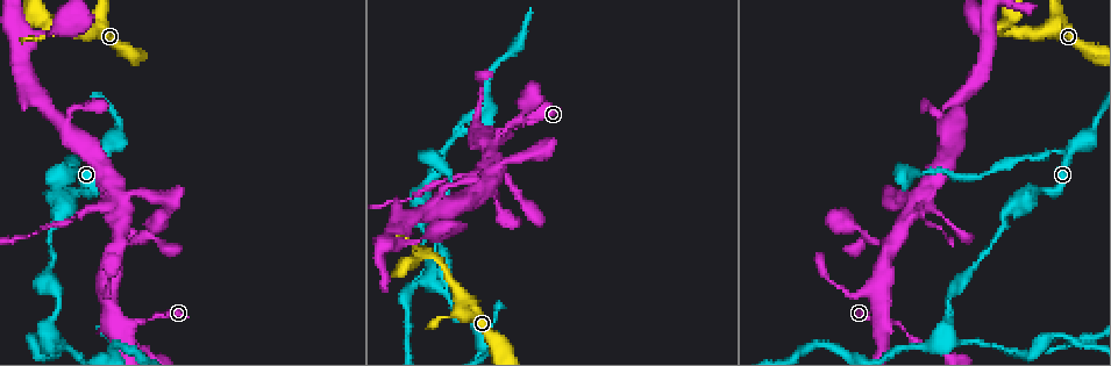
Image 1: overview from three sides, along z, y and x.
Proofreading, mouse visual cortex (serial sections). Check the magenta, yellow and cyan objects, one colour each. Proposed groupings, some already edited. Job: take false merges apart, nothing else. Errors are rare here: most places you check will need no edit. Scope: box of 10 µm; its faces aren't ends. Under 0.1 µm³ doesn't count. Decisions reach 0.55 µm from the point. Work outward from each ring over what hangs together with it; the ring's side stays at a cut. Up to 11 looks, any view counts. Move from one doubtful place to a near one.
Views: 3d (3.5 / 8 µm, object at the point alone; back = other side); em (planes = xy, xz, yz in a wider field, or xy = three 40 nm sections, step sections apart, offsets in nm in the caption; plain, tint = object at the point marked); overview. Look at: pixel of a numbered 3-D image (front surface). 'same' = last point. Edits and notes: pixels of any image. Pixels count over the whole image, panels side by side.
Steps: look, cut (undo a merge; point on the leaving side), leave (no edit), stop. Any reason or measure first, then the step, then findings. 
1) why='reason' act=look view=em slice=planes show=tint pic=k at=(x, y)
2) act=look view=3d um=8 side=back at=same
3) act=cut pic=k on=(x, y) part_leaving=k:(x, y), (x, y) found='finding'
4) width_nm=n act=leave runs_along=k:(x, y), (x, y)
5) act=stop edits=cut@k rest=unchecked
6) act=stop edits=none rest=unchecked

why='sudden change in width' act=look view=3d um=3.5 pic=1 at=(108, 146)

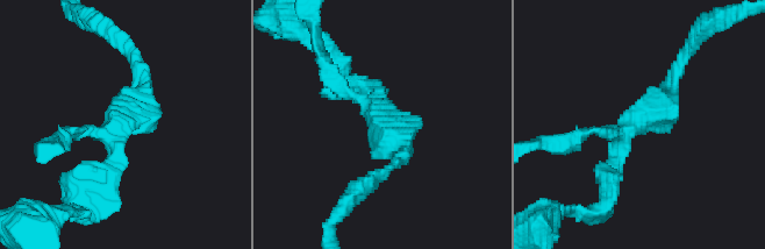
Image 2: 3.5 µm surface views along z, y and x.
arms=3 arm_widths_nm=150,250,250 act=look view=em slice=xy step=1 show=tint pic=2 at=(121, 118)

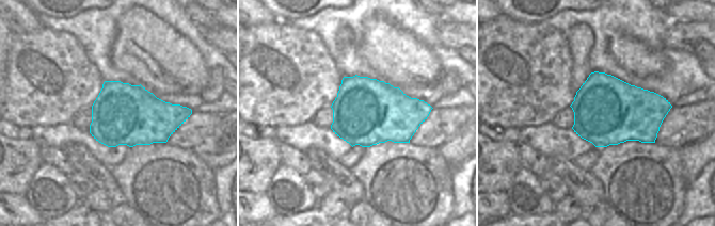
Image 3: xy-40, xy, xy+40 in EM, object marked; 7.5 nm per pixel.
width_nm=500 act=leave runs_along=2:(609, 179), (678, 69) found='continuous, no second cell'

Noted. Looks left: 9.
why='sharp bend' act=look view=3d um=3.5 side=back pic=1 at=(998, 31)

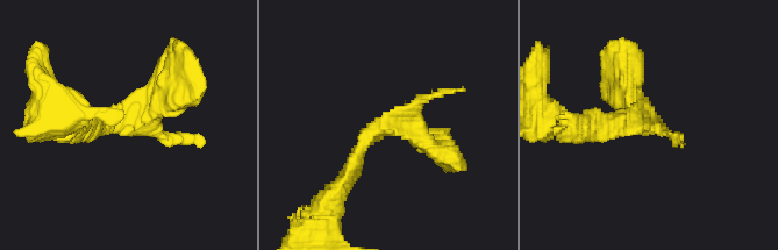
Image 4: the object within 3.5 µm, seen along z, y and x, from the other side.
act=look view=em slice=xy step=2 show=tint pic=4 at=(122, 124)

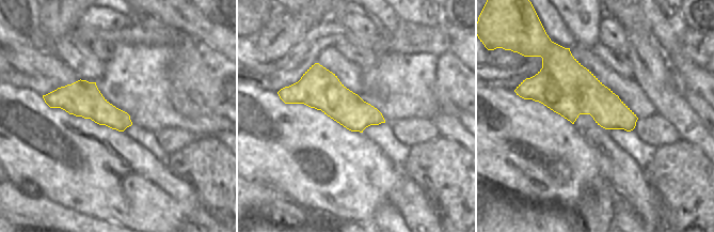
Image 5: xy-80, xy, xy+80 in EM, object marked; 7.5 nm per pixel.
width_nm=260 act=leave runs_along=4:(79, 128), (126, 124), (179, 78) found='all the same cell'

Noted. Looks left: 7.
act=look view=3d um=3.5 pic=1 at=(951, 341)

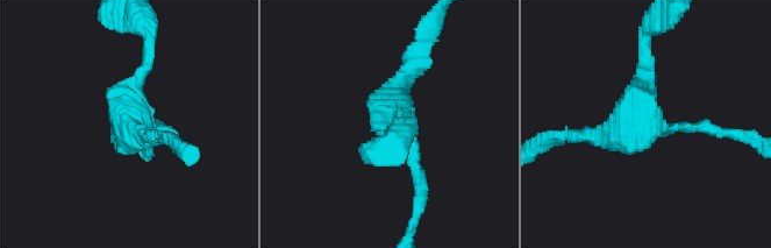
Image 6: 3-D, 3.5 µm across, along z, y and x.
act=look view=em slice=xy step=2 show=tint pic=6 at=(655, 126)

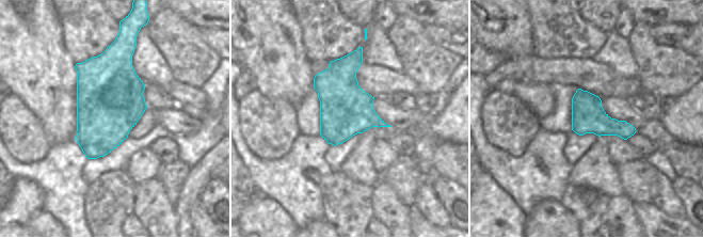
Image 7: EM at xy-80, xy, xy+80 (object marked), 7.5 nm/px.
act=leave runs_along=6:(647, 42), (637, 114), (578, 135) found='one cell here'

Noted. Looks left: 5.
why='a narrow waist' act=look view=3d um=3.5 pic=1 at=(923, 219)

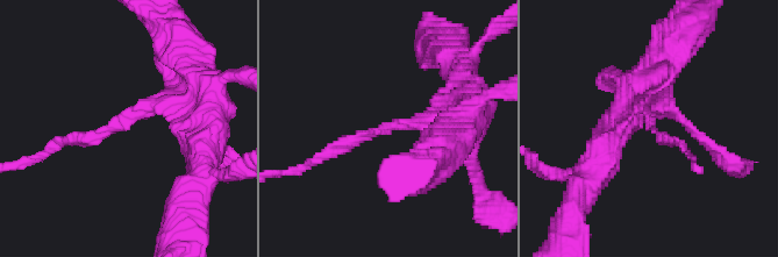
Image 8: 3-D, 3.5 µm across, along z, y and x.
arm_widths_nm=150,200 act=look view=em slice=xy step=1 show=plain pic=8 at=(654, 131)

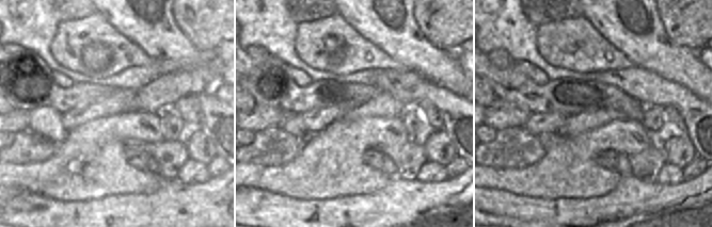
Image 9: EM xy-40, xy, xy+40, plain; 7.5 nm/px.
act=look view=em slice=xy step=1 show=tint at=same

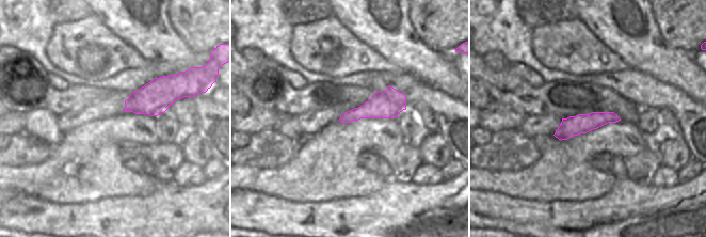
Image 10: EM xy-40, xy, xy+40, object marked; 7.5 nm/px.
act=leave found='continuous, no second cell'

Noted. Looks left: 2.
act=stop edits=none rest=unchecked

